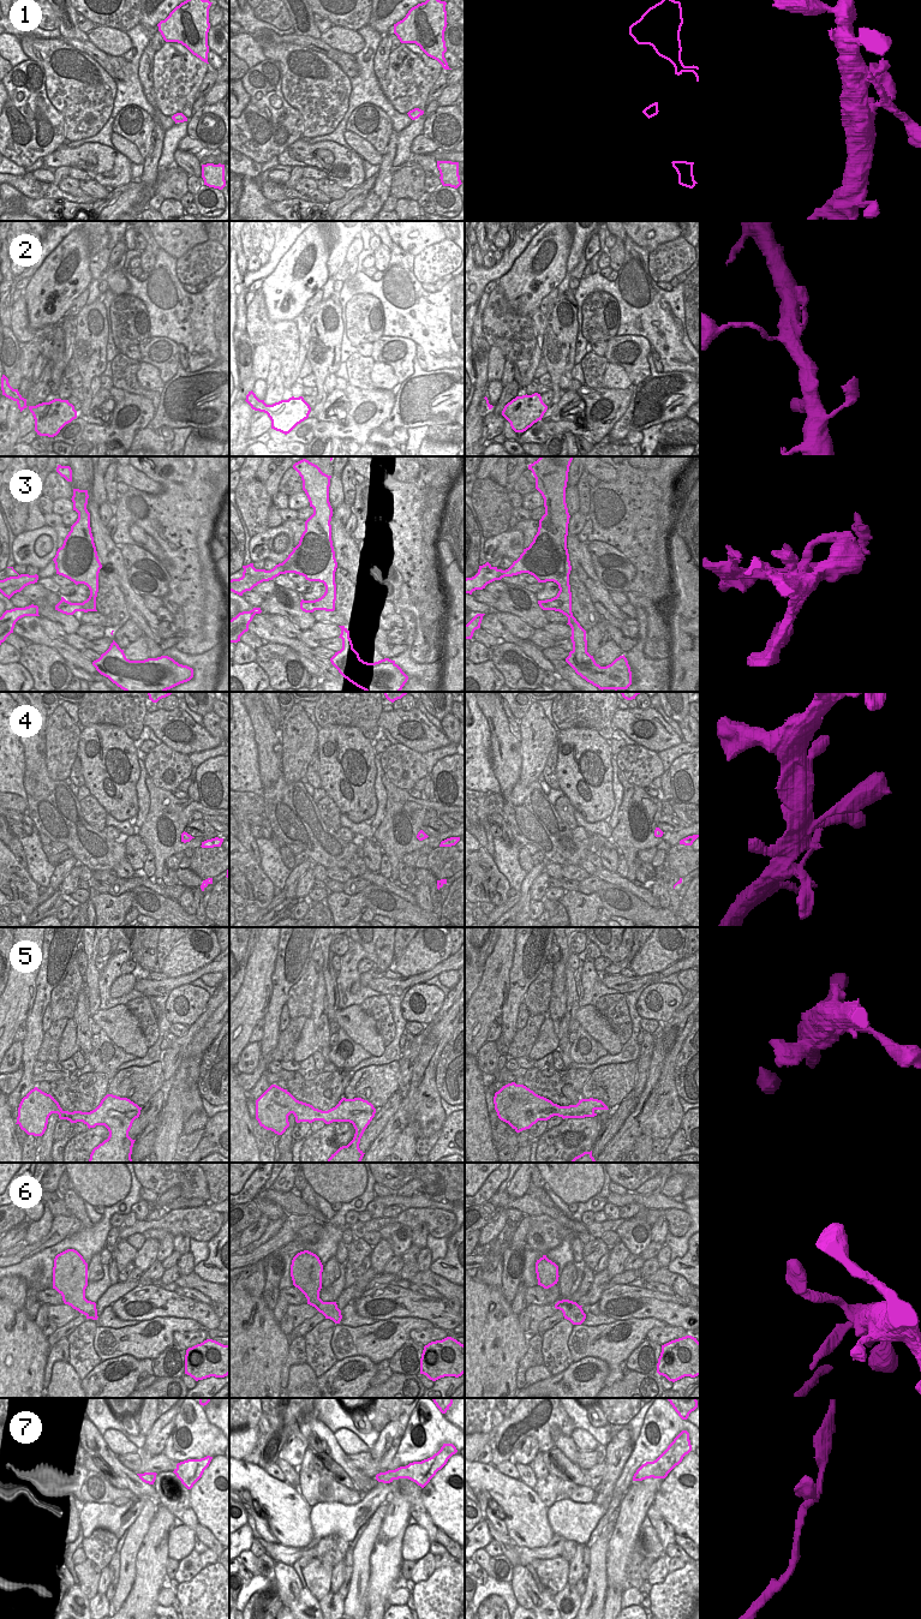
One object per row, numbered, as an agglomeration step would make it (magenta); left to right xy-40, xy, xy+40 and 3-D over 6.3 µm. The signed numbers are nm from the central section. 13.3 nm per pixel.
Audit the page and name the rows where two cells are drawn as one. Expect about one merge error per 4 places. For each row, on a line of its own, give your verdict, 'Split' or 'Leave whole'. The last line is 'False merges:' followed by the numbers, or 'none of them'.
1: Leave whole
2: Leave whole
3: Split
4: Leave whole
5: Leave whole
6: Leave whole
7: Leave whole
False merges: 3.

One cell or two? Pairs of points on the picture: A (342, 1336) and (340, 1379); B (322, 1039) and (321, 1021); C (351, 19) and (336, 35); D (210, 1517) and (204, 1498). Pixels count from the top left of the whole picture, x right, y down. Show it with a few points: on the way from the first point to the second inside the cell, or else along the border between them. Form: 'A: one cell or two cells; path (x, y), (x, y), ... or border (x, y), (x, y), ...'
A: two cells; border (370, 1358), (352, 1356), (338, 1361)
B: one cell; path (322, 1034), (321, 1026)
C: two cells; border (333, 24), (347, 27), (356, 31)
D: one cell; path (210, 1512), (209, 1503)

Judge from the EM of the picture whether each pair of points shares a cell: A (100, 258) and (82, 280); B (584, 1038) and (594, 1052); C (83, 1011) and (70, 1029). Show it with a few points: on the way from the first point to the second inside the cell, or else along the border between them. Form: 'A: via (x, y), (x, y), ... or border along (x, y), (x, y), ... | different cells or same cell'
A: border along (89, 257), (89, 273), (93, 279) | different cells
B: via (584, 1041), (591, 1049) | same cell
C: border along (72, 1019), (76, 1025), (76, 1044), (79, 1050) | different cells

